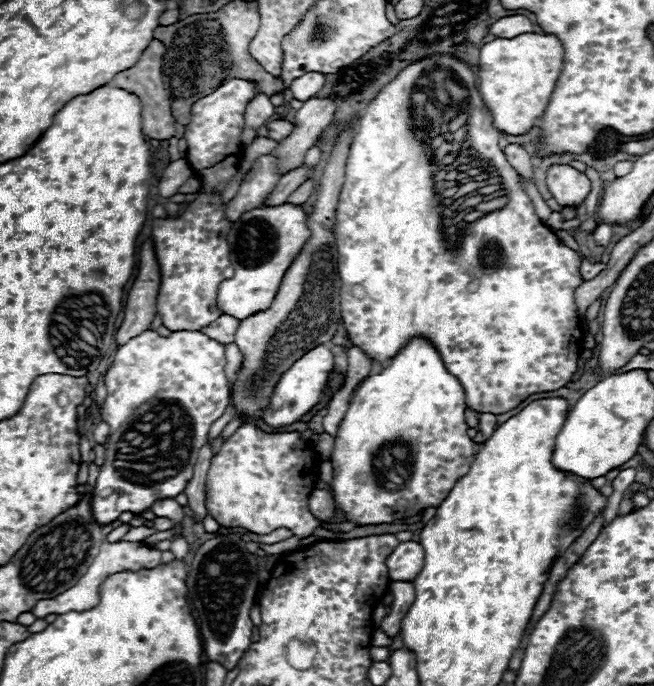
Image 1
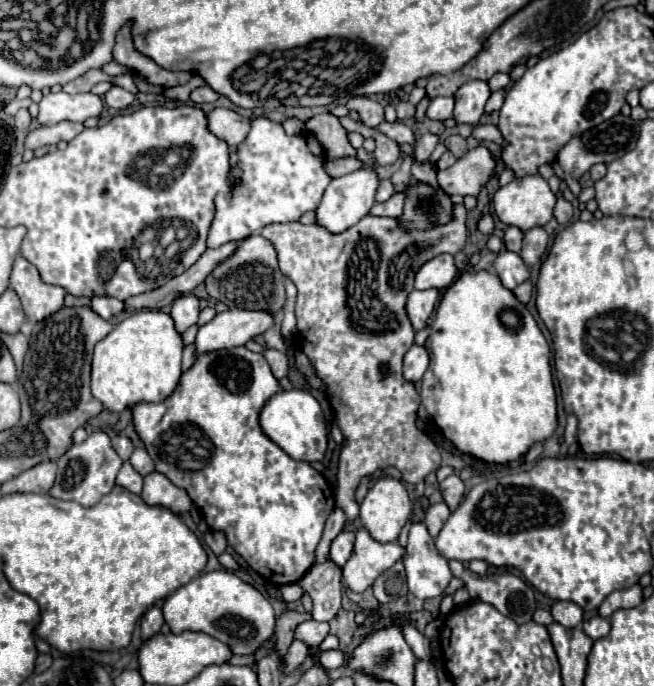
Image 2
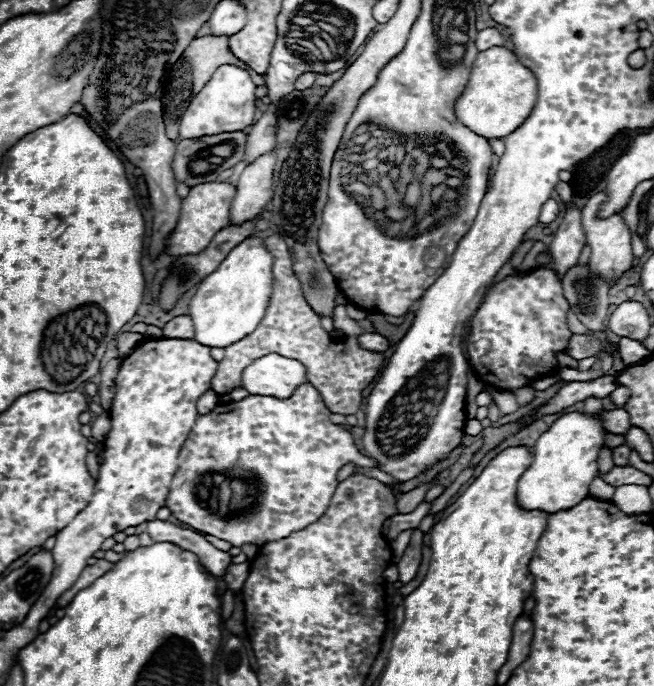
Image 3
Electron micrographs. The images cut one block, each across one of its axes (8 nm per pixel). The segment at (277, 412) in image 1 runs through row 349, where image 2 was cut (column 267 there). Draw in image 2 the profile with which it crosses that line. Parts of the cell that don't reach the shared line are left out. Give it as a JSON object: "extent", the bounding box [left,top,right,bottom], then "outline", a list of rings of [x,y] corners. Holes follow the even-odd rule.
{"extent":[194,310,274,356],"outline":[[[226,310],[216,314],[208,324],[200,326],[194,346],[196,356],[212,350],[228,350],[244,346],[258,334],[264,334],[274,324],[274,316],[254,310]]]}

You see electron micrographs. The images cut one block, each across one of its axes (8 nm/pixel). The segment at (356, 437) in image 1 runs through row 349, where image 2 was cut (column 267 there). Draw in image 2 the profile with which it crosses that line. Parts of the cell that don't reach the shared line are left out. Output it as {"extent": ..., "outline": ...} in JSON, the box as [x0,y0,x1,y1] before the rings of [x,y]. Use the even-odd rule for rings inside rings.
{"extent":[260,390,328,460],"outline":[[[280,390],[274,394],[260,412],[260,426],[264,434],[276,442],[294,460],[322,460],[328,446],[328,428],[318,400],[306,390]]]}

